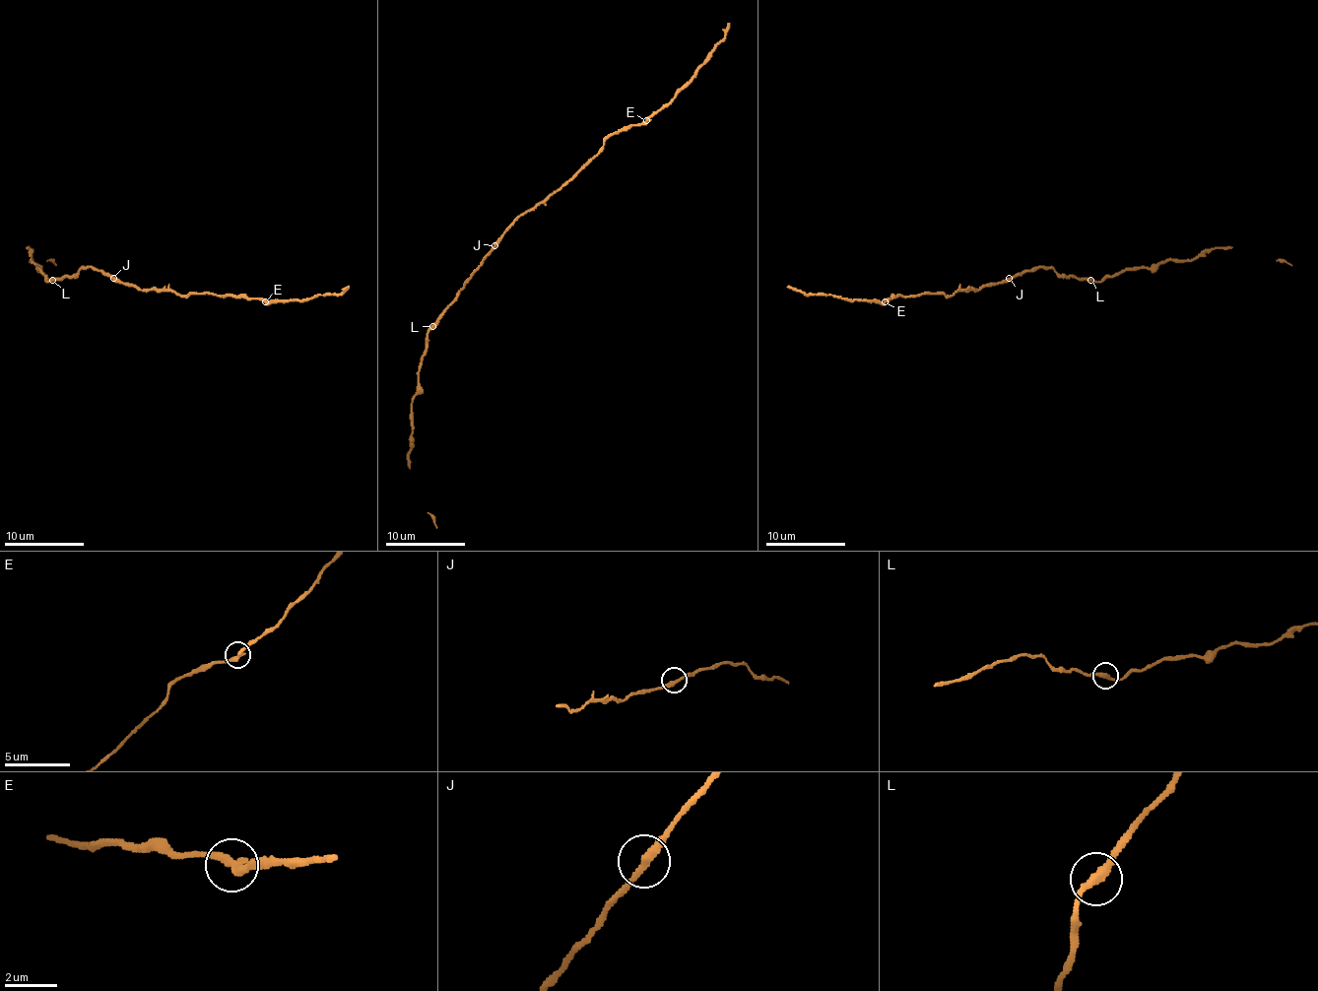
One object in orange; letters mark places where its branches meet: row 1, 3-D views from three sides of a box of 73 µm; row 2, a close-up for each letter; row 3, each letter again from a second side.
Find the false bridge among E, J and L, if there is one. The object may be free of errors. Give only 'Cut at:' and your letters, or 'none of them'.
Cut at: none of them

